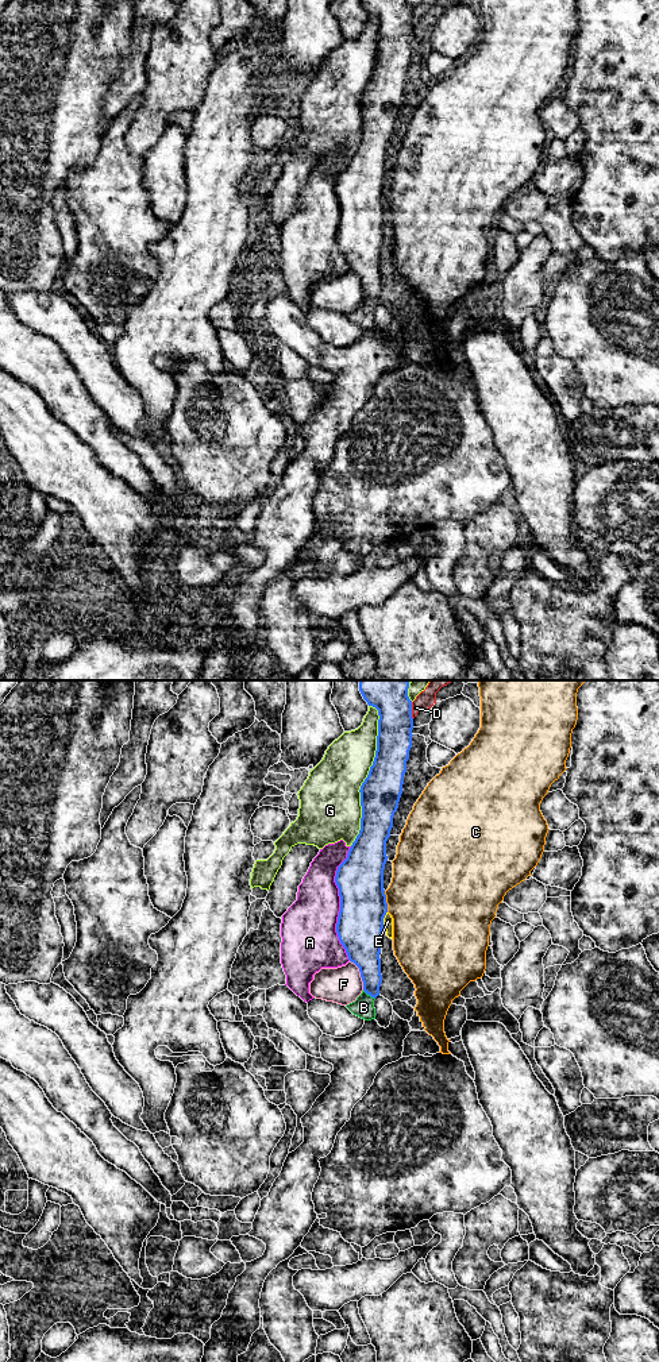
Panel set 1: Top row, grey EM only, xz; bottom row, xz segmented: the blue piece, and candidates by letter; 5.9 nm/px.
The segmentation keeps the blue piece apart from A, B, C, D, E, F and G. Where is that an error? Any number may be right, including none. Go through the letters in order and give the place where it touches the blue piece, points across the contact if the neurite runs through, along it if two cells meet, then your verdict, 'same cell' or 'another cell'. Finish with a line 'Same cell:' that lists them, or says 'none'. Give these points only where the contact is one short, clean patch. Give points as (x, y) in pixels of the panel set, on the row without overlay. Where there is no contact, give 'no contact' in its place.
A: meets blue in xz at (340, 212); another cell
B: meets blue in xz at (369, 303); runs through xz (365, 261), (369, 271), (369, 303), (363, 316); same cell
C: meets blue in xz at (385, 211); another cell
D: meets blue in xz at (411, 19); another cell
E: meets blue in xz at (384, 226); another cell
F: meets blue in xz at (361, 284); another cell
G: meets blue in xz at (367, 84); another cell
Same cell: B

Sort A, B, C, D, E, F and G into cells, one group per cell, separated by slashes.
A / B / C / D / E F / G

